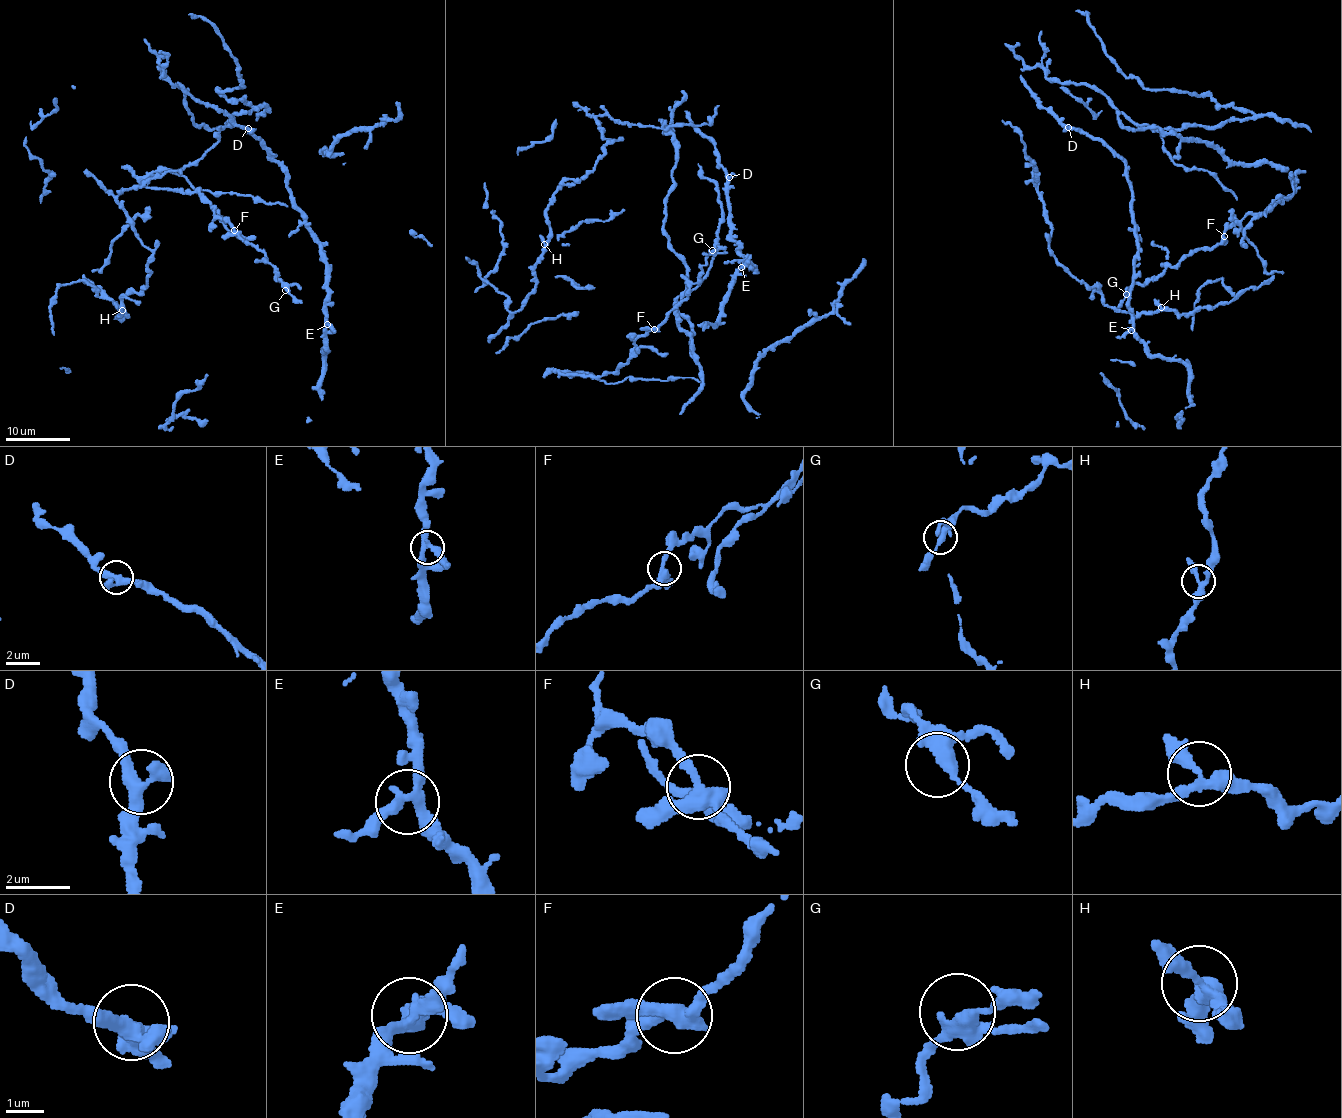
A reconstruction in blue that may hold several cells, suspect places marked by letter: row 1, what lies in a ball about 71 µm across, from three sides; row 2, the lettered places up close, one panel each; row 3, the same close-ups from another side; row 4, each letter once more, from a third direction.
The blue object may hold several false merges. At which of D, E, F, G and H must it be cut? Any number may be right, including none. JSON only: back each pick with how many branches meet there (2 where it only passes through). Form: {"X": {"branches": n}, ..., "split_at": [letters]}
{"split_at": []}

